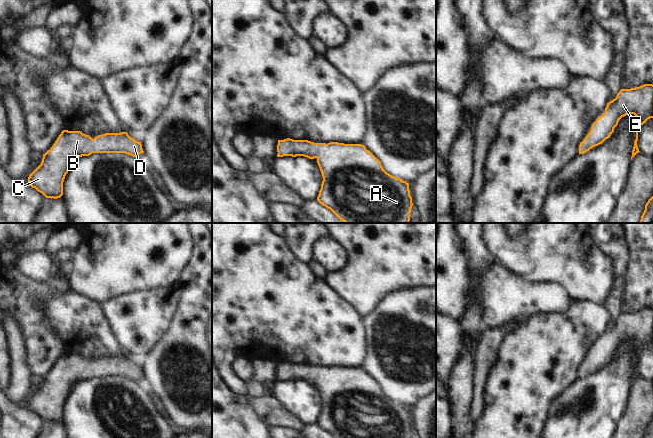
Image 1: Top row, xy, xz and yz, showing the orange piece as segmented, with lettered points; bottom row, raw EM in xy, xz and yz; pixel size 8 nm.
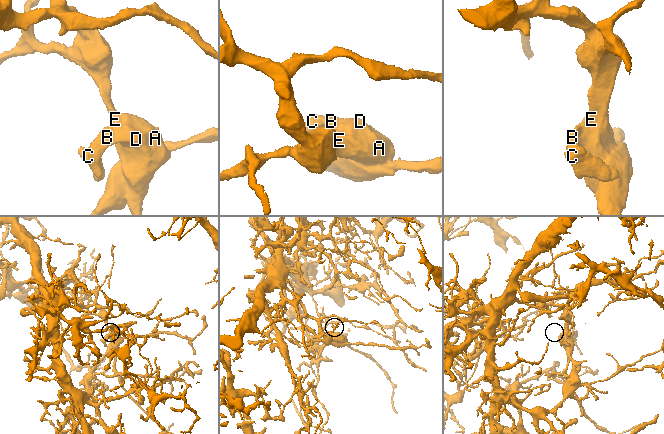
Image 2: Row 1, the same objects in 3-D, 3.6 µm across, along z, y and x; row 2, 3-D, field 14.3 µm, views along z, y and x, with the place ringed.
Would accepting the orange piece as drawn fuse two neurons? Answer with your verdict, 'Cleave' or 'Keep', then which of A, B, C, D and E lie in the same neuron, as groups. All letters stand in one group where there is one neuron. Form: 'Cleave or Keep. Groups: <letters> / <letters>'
Keep. Groups: A B C D E

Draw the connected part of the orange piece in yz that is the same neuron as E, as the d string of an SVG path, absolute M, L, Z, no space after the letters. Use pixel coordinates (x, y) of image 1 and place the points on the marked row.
M653 84L621 89L616 98L607 103L605 113L592 124L591 131L579 145L579 154L586 153L610 138L619 120L628 114L636 116L636 139L632 160L640 152L637 146L638 129L648 119L653 118Z

